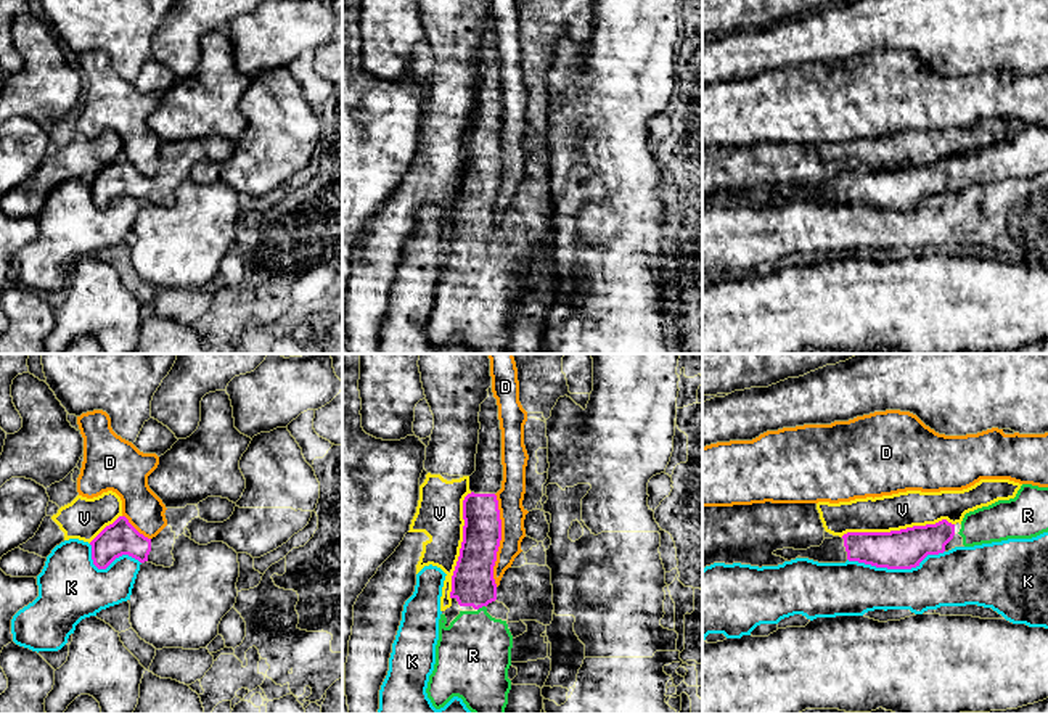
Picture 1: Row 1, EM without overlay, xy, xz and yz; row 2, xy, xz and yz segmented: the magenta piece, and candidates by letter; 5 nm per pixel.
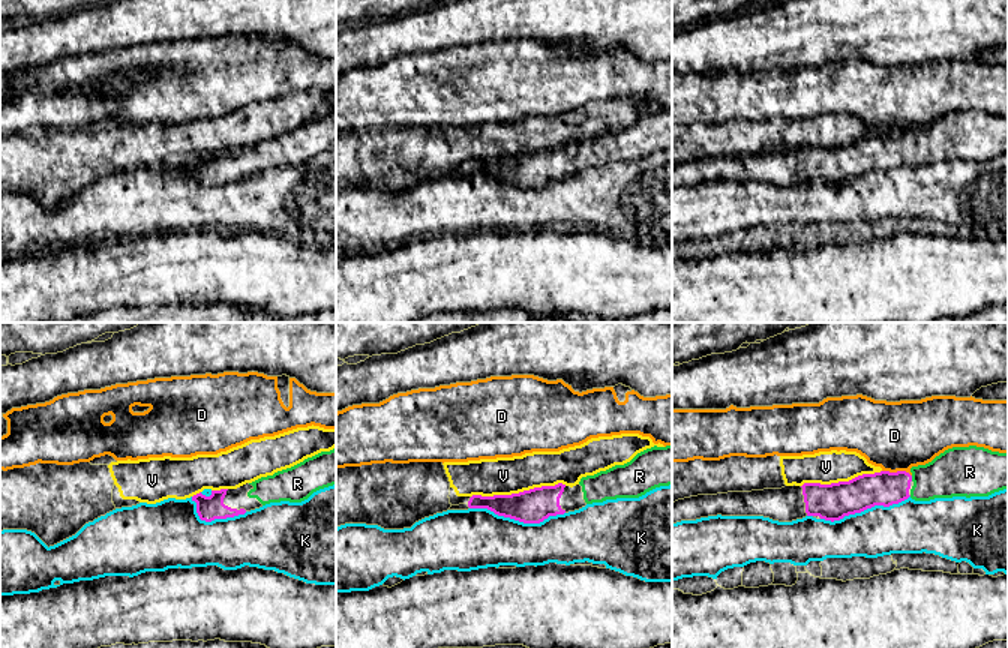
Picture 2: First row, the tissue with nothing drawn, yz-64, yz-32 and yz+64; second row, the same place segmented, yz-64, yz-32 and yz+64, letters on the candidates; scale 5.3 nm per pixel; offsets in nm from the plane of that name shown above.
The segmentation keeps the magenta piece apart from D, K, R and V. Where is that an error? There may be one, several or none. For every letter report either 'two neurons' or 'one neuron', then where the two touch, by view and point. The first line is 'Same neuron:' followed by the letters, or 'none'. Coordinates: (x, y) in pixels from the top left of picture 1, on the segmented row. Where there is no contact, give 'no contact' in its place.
Same neuron: R
D: two neurons; contact xz (500, 539)
K: two neurons; contact yz (896, 568)
R: one neuron; contact xz (481, 607)
V: two neurons; contact yz (897, 531)

